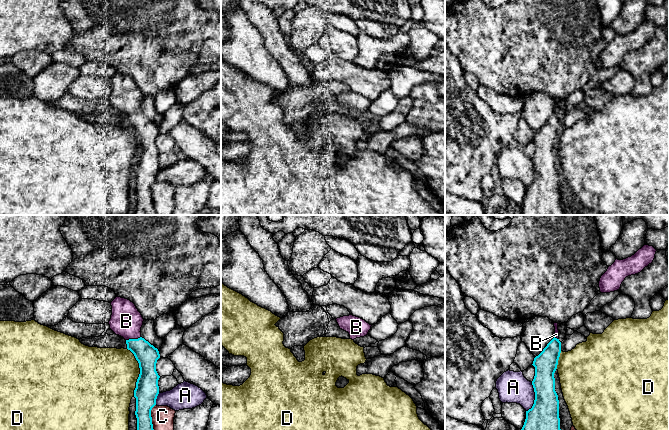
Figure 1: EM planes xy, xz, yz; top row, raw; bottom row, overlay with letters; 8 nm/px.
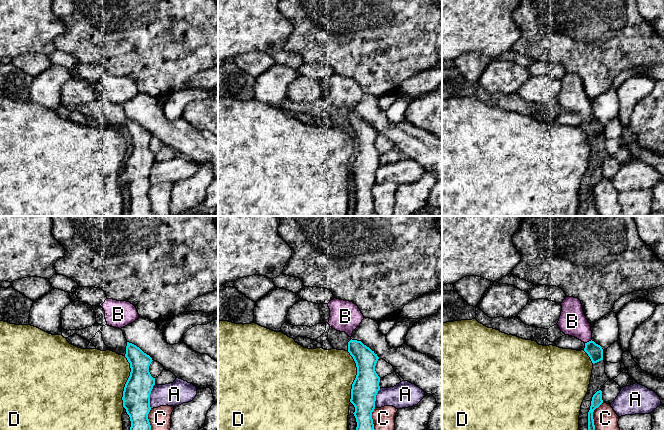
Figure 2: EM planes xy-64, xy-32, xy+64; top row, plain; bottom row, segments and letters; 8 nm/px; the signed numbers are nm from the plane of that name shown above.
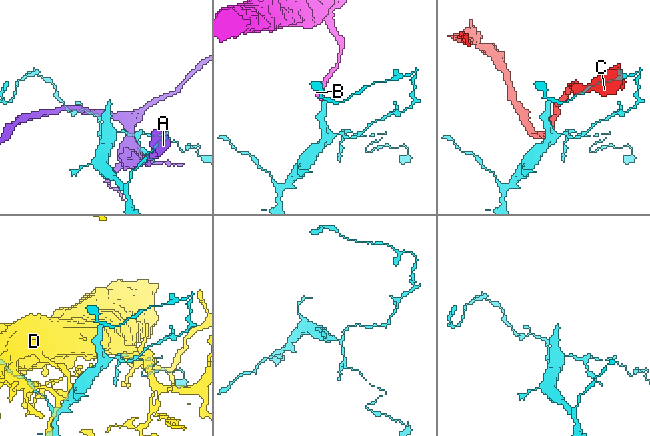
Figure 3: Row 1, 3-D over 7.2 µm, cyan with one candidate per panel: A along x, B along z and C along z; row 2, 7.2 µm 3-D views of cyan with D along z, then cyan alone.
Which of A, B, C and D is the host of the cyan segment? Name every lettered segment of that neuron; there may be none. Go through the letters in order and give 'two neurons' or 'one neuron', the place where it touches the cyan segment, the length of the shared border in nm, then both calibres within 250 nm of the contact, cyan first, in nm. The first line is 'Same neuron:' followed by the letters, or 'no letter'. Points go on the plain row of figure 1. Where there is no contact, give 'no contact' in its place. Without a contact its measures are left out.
Same neuron: B
A: two neurons; contact yz (535, 173); length 240 nm; calibres 280 and 240 nm
B: one neuron; contact xy (133, 115); length 120 nm; calibres 180 and 260 nm
C: two neurons; contact xy (151, 197); length 280 nm; calibres 190 and 180 nm
D: two neurons; contact xy (140, 148); length 380 nm; calibres 190 and 440 nm

